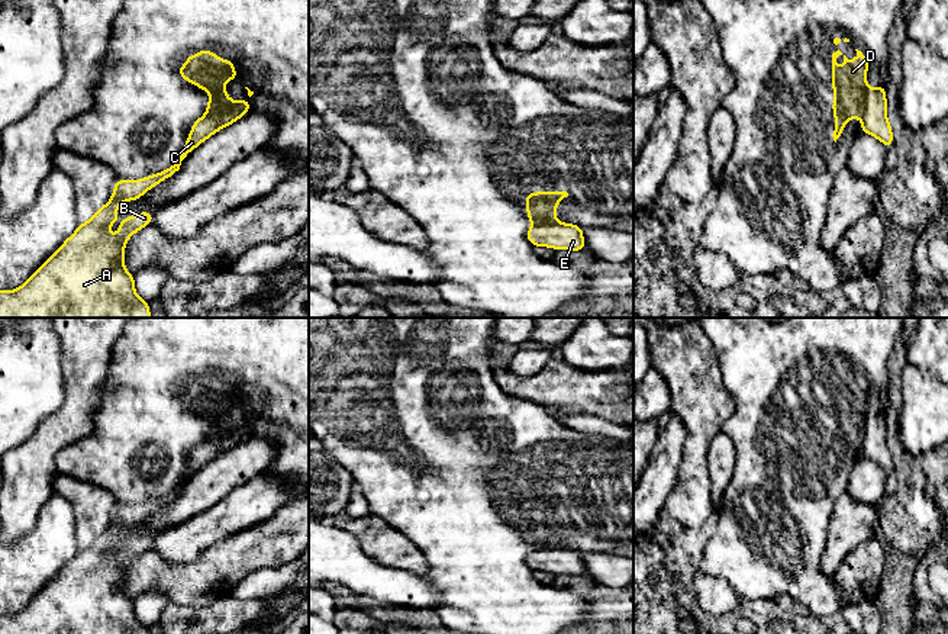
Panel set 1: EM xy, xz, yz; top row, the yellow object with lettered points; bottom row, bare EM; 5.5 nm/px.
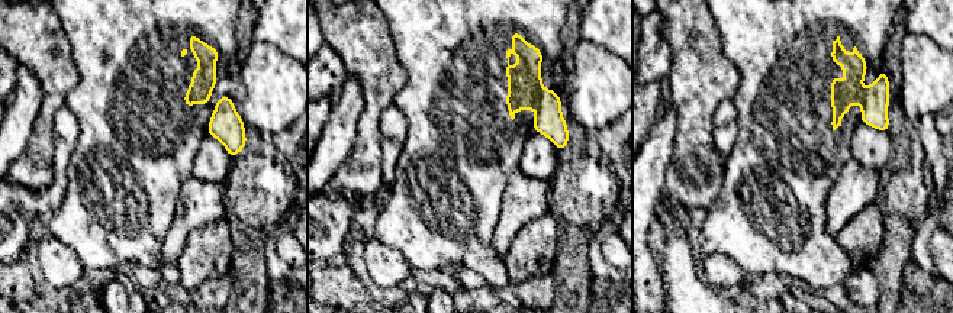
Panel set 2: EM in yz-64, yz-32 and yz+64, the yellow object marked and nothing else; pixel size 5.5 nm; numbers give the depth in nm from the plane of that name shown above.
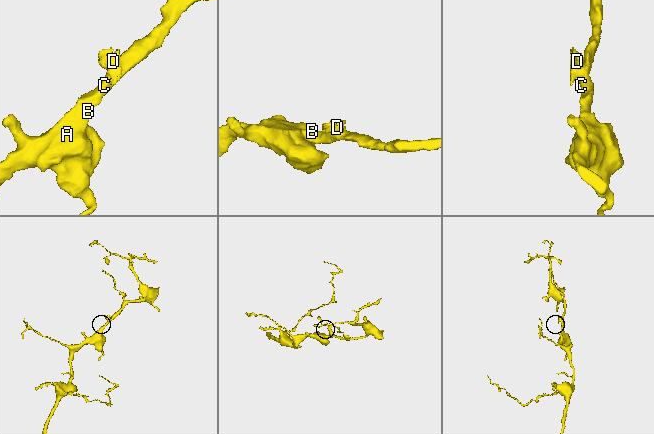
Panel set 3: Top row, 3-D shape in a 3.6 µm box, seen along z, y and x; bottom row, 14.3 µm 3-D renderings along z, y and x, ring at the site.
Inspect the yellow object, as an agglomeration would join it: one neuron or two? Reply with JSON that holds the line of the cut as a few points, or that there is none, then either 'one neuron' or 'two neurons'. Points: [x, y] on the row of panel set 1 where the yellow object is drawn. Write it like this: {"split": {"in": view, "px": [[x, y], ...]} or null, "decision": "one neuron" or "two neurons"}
{"split": {"in": "yz", "px": [[868, 89], [863, 97], [863, 115], [860, 118]]}, "decision": "two neurons"}

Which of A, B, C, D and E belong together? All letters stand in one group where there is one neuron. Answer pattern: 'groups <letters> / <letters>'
groups A B C E / D

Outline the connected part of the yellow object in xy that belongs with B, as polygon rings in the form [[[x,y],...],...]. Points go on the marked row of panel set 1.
[[[226,90],[217,93],[206,113],[191,125],[177,161],[167,170],[139,180],[116,178],[110,200],[90,221],[78,223],[75,232],[22,286],[0,292],[0,318],[151,318],[149,302],[135,292],[135,276],[125,268],[125,247],[135,232],[152,223],[154,213],[139,212],[125,218],[112,236],[109,229],[117,221],[117,207],[123,202],[139,200],[148,190],[171,178],[193,149],[235,123],[249,109],[249,100],[230,100]]]

